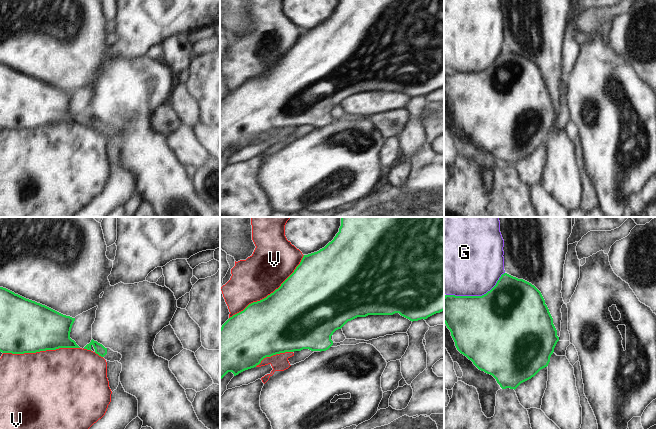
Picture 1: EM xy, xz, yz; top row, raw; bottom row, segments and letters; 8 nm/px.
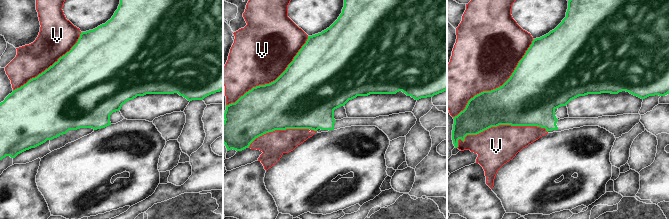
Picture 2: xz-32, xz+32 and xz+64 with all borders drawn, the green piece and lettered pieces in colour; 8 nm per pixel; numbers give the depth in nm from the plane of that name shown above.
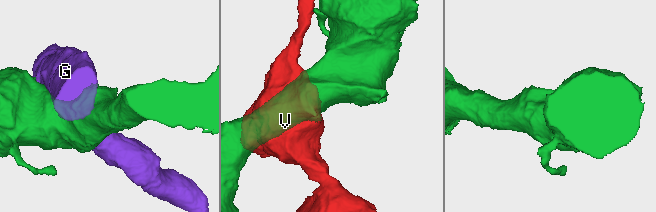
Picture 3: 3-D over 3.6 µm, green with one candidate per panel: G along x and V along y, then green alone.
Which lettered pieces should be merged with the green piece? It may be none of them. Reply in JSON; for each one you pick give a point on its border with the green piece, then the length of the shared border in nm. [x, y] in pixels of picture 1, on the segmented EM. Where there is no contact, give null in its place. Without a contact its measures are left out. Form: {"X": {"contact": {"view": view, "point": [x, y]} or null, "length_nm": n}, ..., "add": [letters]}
{"add": []}

